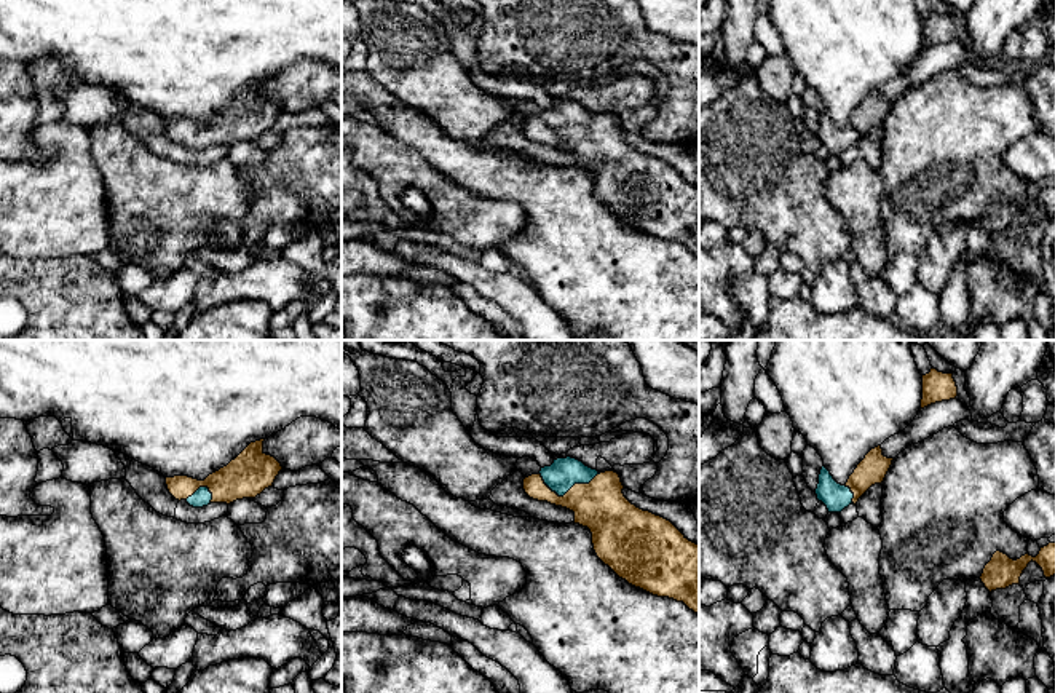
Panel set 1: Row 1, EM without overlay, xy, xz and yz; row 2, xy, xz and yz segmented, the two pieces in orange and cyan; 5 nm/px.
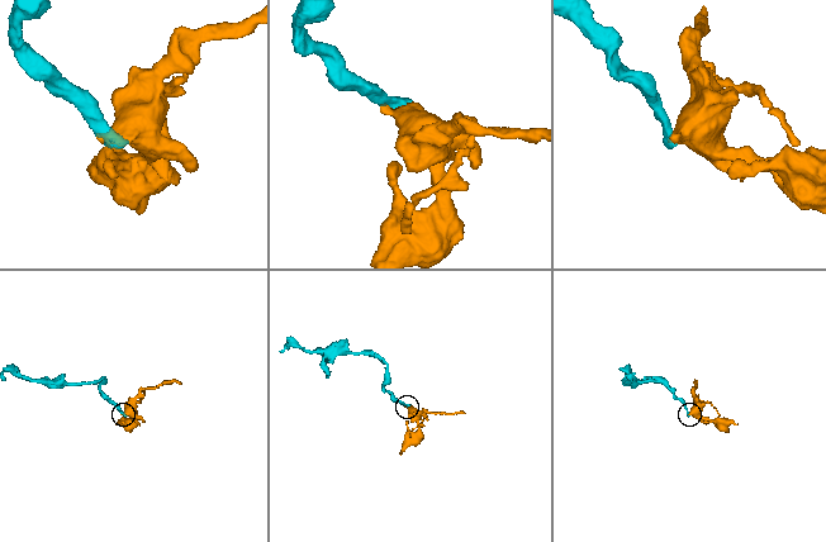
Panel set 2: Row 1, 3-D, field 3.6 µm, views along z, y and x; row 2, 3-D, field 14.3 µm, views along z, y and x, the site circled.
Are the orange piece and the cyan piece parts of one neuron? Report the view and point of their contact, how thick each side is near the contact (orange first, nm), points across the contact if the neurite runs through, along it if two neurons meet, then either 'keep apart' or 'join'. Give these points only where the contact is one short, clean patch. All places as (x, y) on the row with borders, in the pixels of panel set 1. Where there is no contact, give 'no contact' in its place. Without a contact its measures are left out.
meets orange in xz at (570, 489); 260 nm thick on the orange side, 160 nm on the other; runs through xz (600, 505), (584, 491), (570, 489), (564, 473); join

